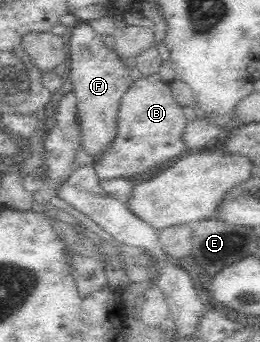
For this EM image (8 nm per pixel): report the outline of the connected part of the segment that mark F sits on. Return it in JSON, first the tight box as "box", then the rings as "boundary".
{"box":[68,22,134,166],"boundary":[[[81,22],[71,32],[68,42],[69,57],[71,58],[69,78],[72,80],[72,93],[76,98],[77,126],[81,148],[90,156],[94,166],[101,163],[116,146],[120,136],[120,106],[124,94],[134,84],[130,77],[131,70],[126,68],[122,57],[111,51],[104,43],[104,37],[88,25]]]}

